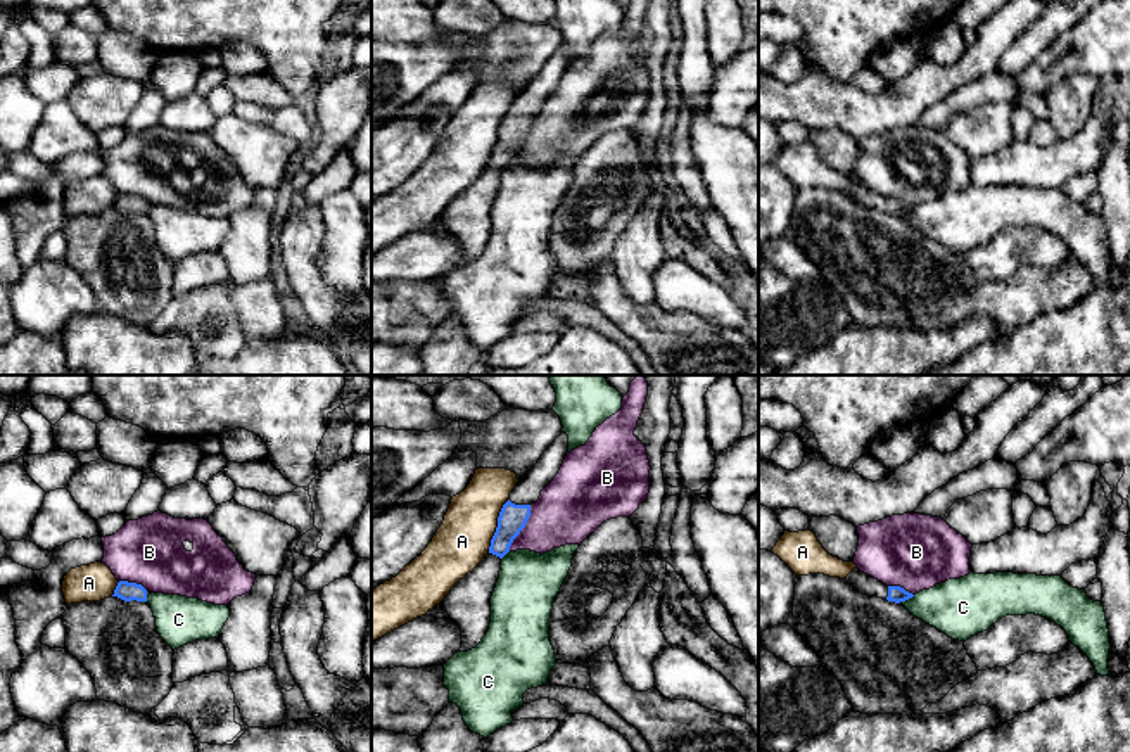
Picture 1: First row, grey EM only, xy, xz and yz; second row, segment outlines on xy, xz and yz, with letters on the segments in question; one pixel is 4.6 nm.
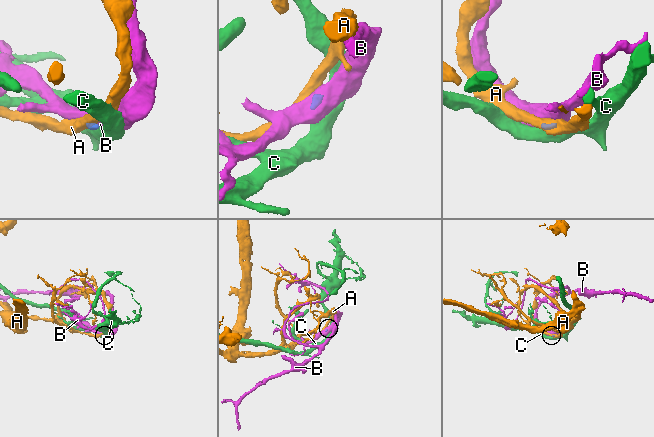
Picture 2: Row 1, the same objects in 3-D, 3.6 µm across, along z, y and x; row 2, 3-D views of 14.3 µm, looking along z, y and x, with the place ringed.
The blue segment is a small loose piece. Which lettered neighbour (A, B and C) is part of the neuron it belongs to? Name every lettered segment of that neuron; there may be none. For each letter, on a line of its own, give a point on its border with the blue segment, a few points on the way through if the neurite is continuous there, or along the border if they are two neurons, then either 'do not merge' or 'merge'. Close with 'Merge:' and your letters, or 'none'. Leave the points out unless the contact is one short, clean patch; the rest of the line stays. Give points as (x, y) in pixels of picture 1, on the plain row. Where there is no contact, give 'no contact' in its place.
A: xz (498, 139) | along xz (508, 113), (500, 125), (488, 165) | do not merge
B: xz (524, 139) | along xz (531, 118), (531, 128), (508, 163) | do not merge
C: yz (906, 211) | along yz (914, 208), (899, 215) | do not merge
Merge: none

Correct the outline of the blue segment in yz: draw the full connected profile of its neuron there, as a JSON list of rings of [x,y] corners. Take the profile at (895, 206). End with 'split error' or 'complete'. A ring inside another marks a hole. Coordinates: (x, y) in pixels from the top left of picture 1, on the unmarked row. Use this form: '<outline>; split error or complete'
[[[857,180],[847,188],[845,194],[862,207],[878,209],[895,216],[905,214],[914,209],[900,199],[883,197],[881,194],[860,185]]]; split error

